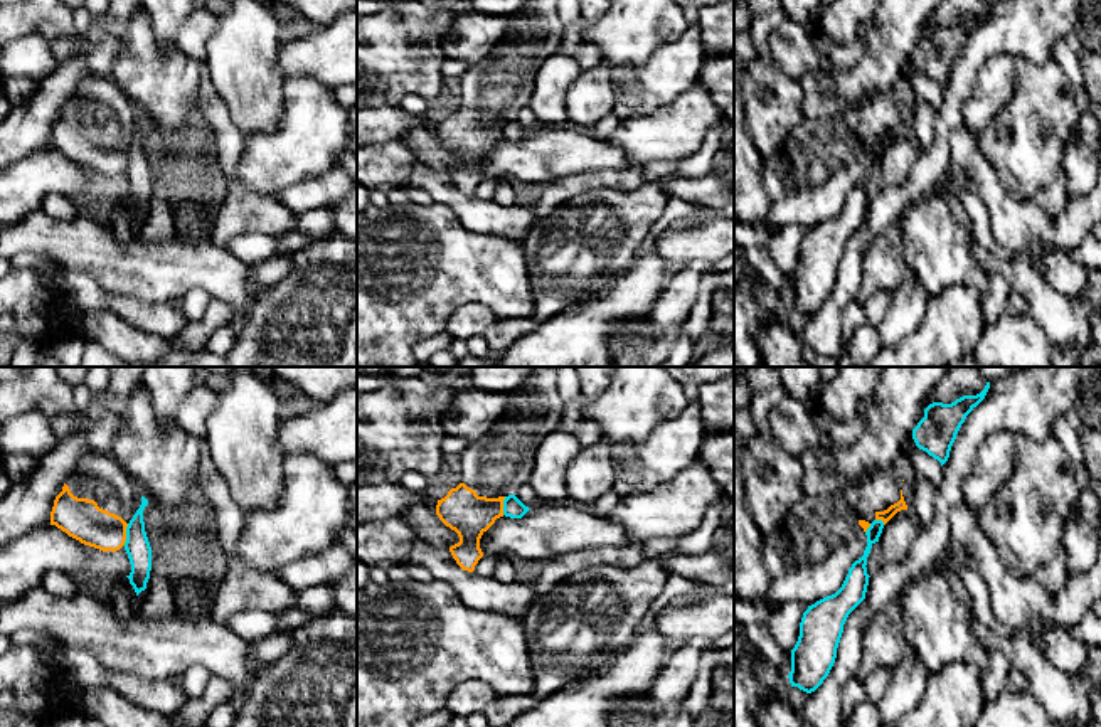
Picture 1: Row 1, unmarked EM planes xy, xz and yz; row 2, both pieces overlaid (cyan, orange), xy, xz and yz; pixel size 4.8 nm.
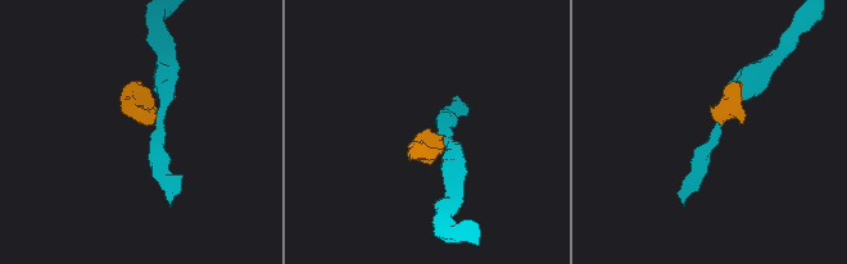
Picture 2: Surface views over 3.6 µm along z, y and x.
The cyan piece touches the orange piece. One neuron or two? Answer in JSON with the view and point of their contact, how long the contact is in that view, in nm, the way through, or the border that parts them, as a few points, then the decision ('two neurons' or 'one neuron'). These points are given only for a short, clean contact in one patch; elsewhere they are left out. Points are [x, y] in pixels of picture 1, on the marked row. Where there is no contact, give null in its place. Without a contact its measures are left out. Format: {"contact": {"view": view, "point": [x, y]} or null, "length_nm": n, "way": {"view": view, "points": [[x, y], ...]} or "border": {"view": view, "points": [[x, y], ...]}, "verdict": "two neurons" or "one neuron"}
{"contact": {"view": "xy", "point": [127, 534]}, "length_nm": 110, "border": {"view": "xy", "points": [[128, 524], [123, 544]]}, "verdict": "two neurons"}

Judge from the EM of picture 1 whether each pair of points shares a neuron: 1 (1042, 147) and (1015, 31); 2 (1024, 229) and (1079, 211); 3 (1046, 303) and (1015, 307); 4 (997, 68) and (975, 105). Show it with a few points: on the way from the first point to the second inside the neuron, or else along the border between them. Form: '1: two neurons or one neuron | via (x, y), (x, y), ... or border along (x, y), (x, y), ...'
1: two neurons | border along (1015, 54), (1034, 61), (1051, 58)
2: one neuron | via (1037, 229), (1059, 231), (1066, 224)
3: two neurons | border along (1012, 290), (1022, 297), (1029, 313)
4: one neuron | via (997, 76), (995, 84), (983, 96)

